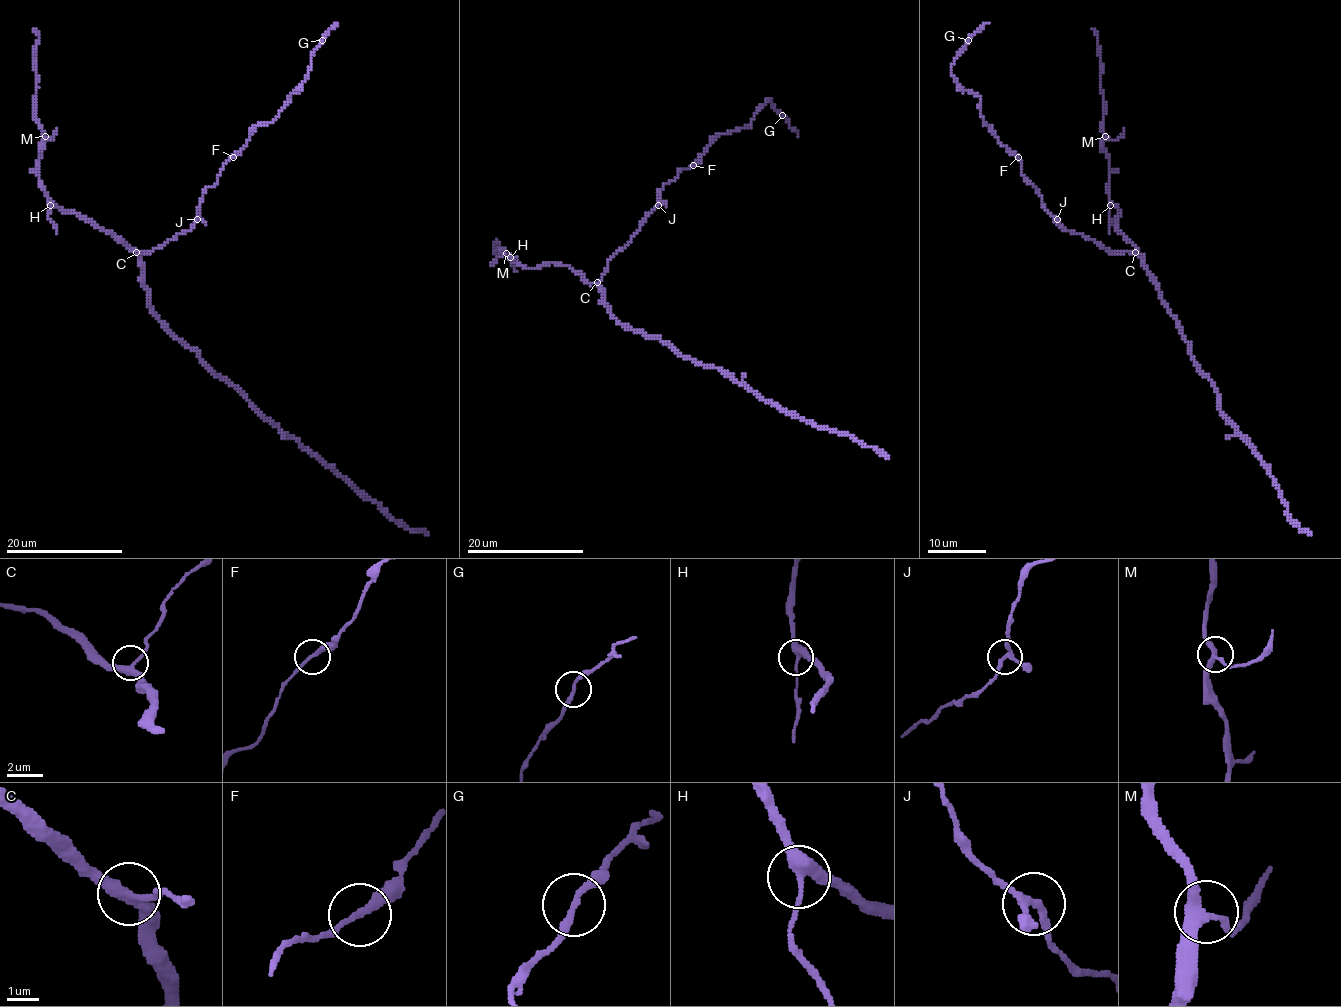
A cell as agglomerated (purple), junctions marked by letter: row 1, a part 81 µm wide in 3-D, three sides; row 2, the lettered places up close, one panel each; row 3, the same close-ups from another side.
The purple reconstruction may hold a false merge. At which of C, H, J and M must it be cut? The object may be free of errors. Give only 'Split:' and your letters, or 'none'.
Split: none

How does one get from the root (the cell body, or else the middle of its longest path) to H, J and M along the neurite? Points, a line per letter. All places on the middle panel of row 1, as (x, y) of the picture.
H: (604, 297), (597, 285), (588, 284), (564, 265), (547, 263), (523, 268), (510, 257)
J: (604, 297), (598, 281), (608, 260), (630, 240), (640, 222), (658, 205)
M: (604, 297), (597, 285), (588, 284), (564, 265), (522, 268), (512, 257), (499, 256), (503, 250), (506, 253)

